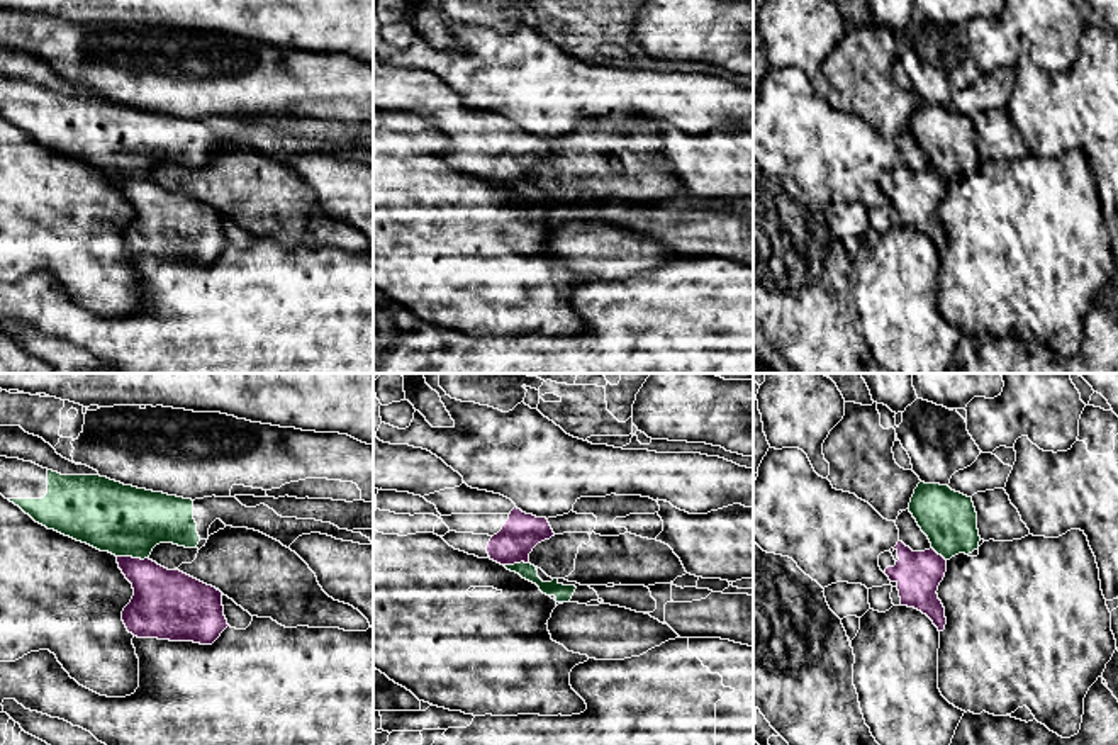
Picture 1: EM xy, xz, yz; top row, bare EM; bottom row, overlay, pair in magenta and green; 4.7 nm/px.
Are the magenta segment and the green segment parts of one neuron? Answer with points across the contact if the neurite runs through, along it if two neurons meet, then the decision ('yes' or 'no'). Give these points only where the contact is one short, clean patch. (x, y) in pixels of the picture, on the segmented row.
along xy (117, 555), (148, 559) | no

